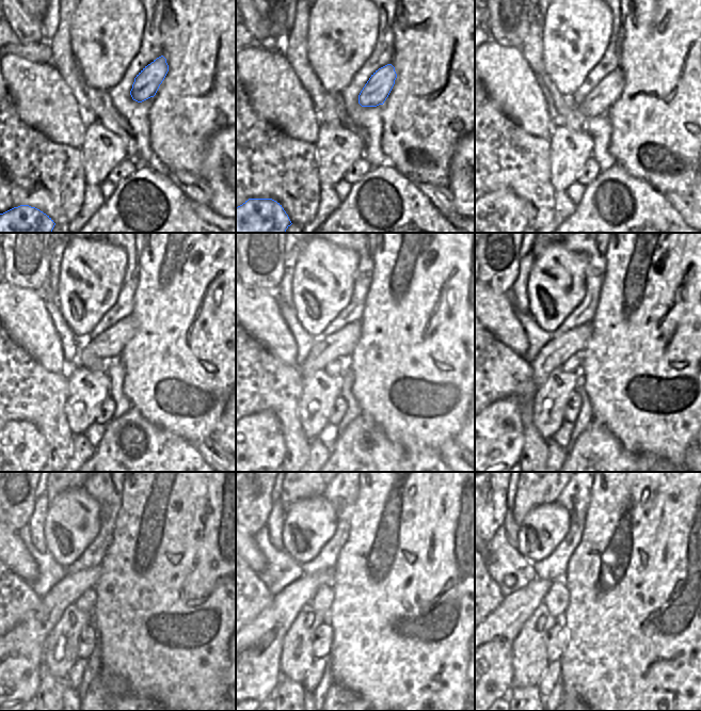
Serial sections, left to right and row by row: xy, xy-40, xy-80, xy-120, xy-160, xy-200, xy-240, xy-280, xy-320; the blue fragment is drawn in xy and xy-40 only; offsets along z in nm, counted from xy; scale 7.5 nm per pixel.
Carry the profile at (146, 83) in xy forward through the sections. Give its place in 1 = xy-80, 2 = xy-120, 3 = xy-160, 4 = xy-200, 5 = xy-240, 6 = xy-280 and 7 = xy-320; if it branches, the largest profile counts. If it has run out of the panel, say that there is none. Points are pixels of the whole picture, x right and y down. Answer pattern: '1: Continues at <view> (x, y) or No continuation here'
1: Continues at xy-80 (598, 101)
2: Continues at xy-120 (108, 345)
3: Continues at xy-160 (340, 344)
4: Continues at xy-200 (552, 356)
5: Continues at xy-240 (18, 669)
6: Continues at xy-280 (257, 647)
7: Continues at xy-320 (496, 634)

